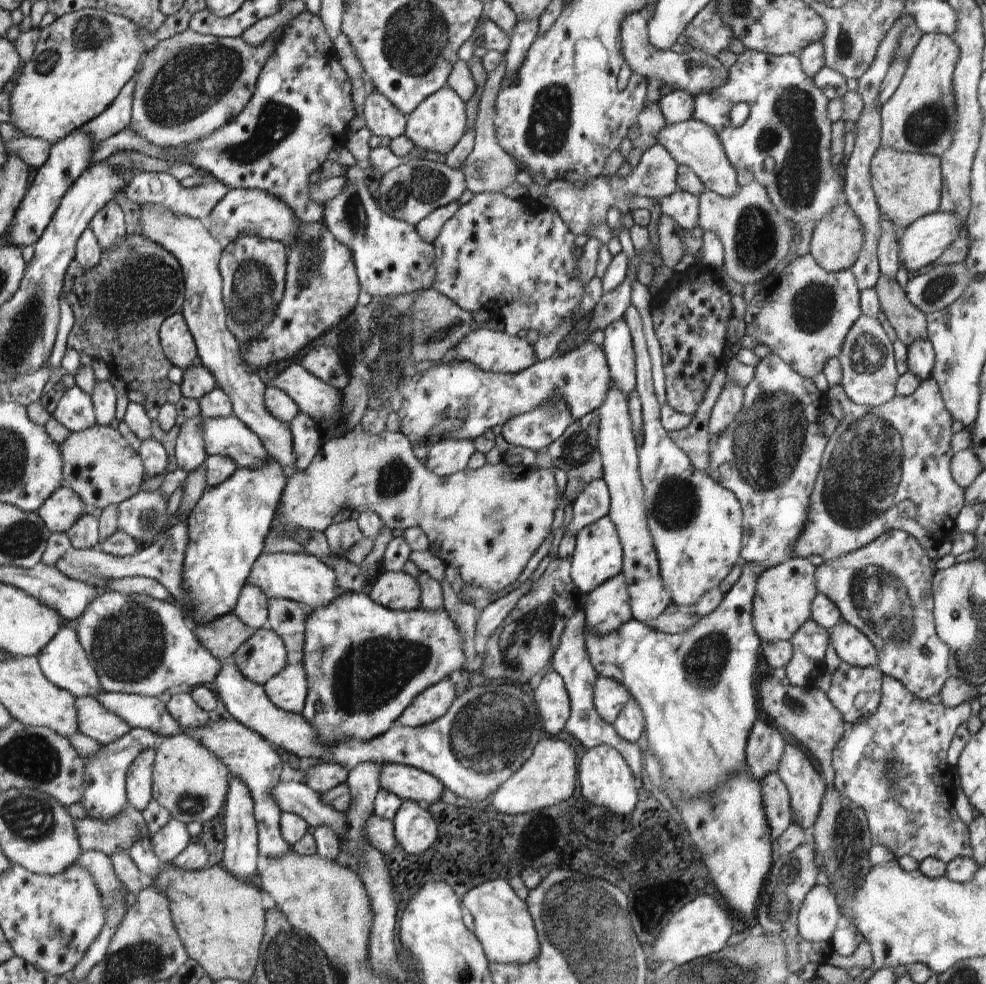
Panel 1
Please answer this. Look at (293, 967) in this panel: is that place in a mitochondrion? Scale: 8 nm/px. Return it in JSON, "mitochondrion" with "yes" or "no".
{"mitochondrion":"yes"}

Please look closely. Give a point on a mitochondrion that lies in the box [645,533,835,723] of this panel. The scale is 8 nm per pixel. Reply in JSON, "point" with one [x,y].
{"point":[704,663]}

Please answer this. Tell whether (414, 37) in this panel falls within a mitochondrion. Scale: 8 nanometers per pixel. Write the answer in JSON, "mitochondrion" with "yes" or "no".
{"mitochondrion":"yes"}

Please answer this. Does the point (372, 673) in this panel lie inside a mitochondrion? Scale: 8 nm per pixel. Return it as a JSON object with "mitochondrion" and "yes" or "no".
{"mitochondrion":"yes"}

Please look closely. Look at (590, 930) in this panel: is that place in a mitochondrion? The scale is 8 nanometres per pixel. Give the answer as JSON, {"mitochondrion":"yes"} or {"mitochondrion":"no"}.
{"mitochondrion":"yes"}

